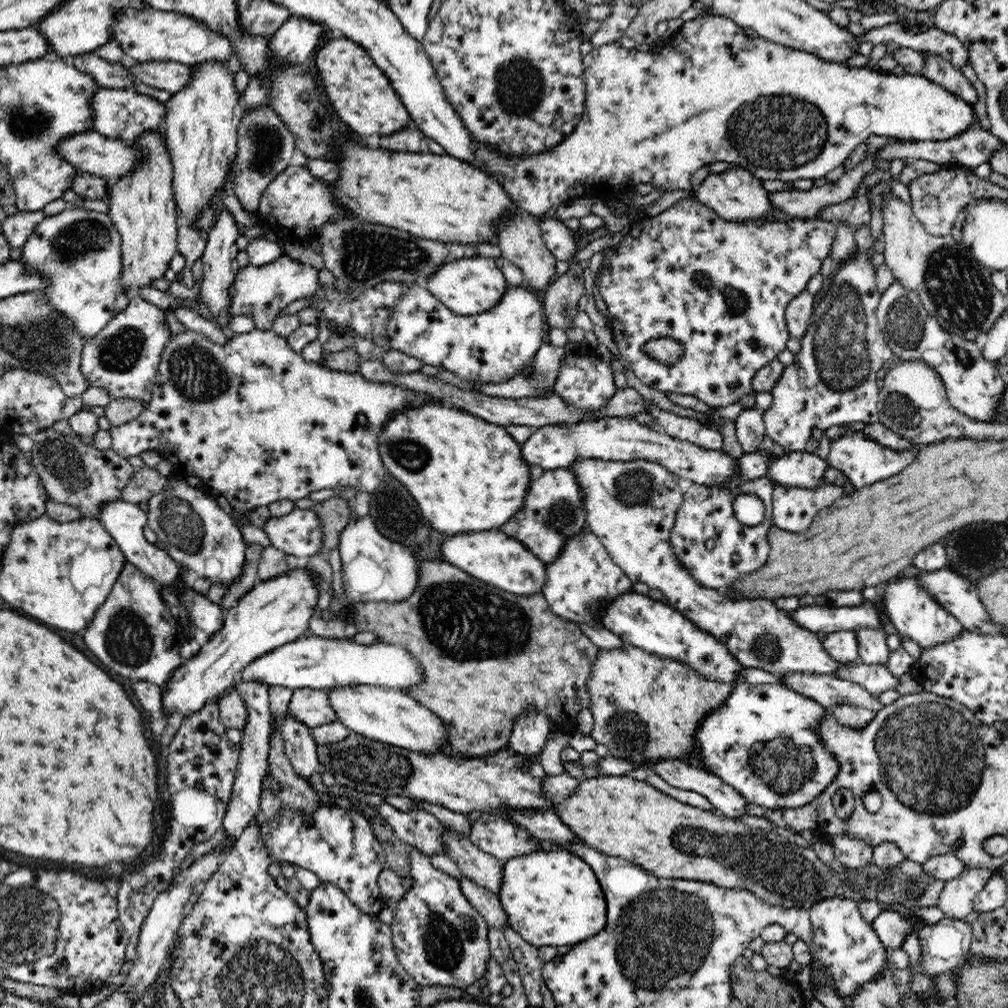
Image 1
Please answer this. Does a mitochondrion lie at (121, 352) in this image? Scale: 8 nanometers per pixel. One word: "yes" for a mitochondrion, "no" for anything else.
yes

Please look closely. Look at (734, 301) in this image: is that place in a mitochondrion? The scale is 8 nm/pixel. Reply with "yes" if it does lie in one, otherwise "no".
yes

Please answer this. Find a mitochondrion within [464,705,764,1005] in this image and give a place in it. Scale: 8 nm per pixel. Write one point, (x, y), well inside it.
(668, 933)

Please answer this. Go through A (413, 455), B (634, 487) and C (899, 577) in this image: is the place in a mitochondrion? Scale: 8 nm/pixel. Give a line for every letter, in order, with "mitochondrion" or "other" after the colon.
A: mitochondrion
B: mitochondrion
C: other

